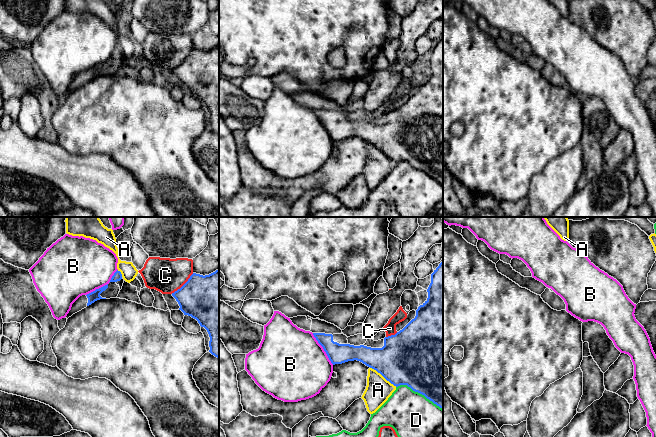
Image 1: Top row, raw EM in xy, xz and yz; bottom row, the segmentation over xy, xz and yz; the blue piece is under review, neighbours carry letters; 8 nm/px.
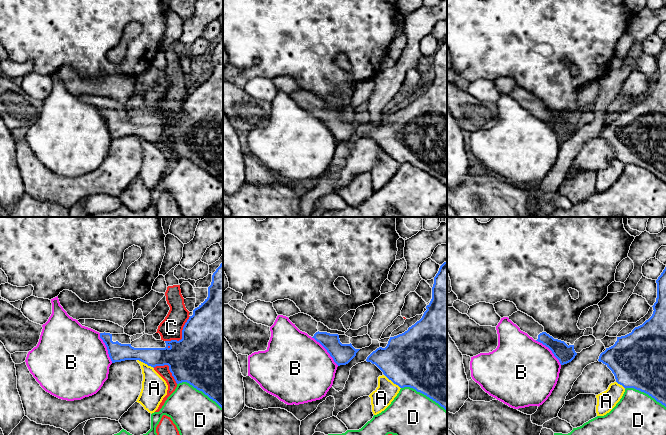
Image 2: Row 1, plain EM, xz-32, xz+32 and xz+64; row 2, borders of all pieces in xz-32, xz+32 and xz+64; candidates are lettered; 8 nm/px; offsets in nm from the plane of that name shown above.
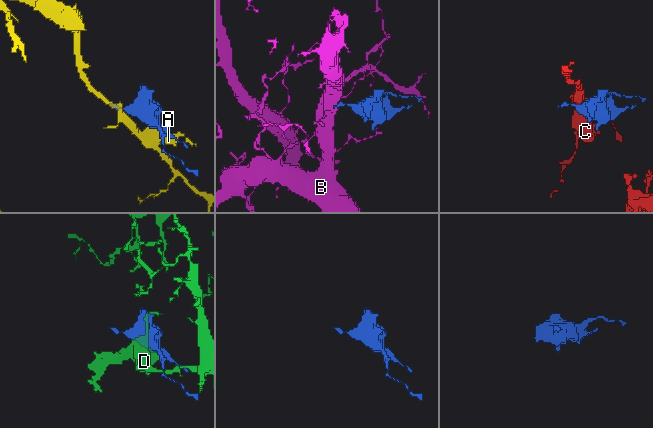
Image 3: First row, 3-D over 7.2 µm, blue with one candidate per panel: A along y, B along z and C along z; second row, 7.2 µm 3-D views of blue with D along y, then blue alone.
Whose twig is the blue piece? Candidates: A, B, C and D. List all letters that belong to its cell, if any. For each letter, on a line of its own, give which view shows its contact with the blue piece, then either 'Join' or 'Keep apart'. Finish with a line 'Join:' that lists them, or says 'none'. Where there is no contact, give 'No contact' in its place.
A: Touches blue in xz. Keep apart
B: Touches blue in xy. Keep apart
C: Touches blue in xy. Keep apart
D: Touches blue in xz. Keep apart
Join: none

